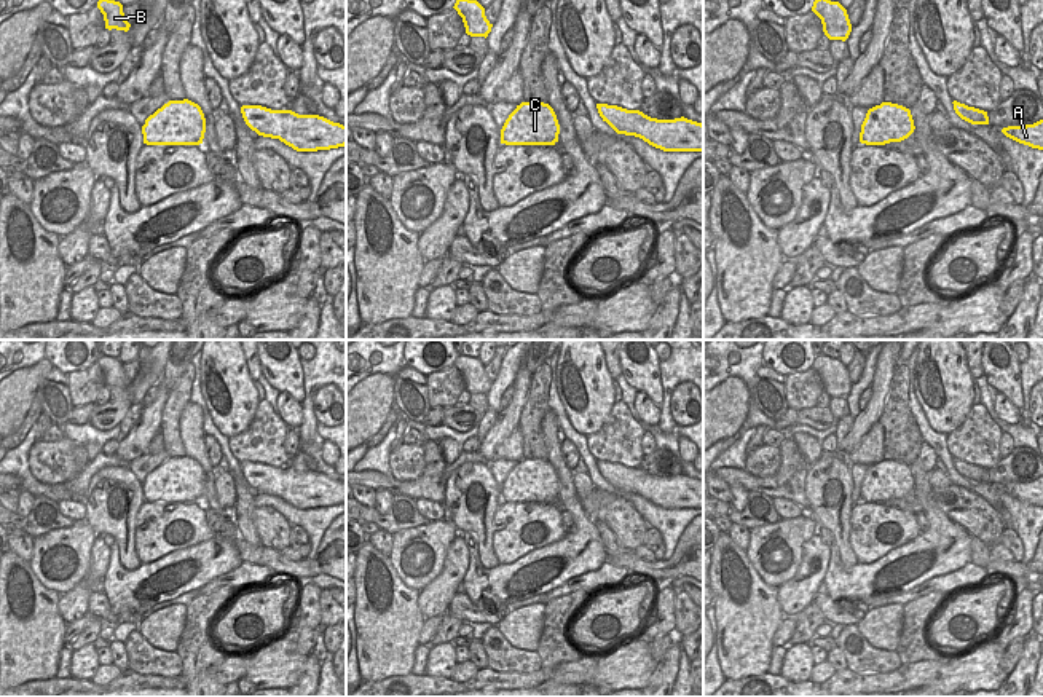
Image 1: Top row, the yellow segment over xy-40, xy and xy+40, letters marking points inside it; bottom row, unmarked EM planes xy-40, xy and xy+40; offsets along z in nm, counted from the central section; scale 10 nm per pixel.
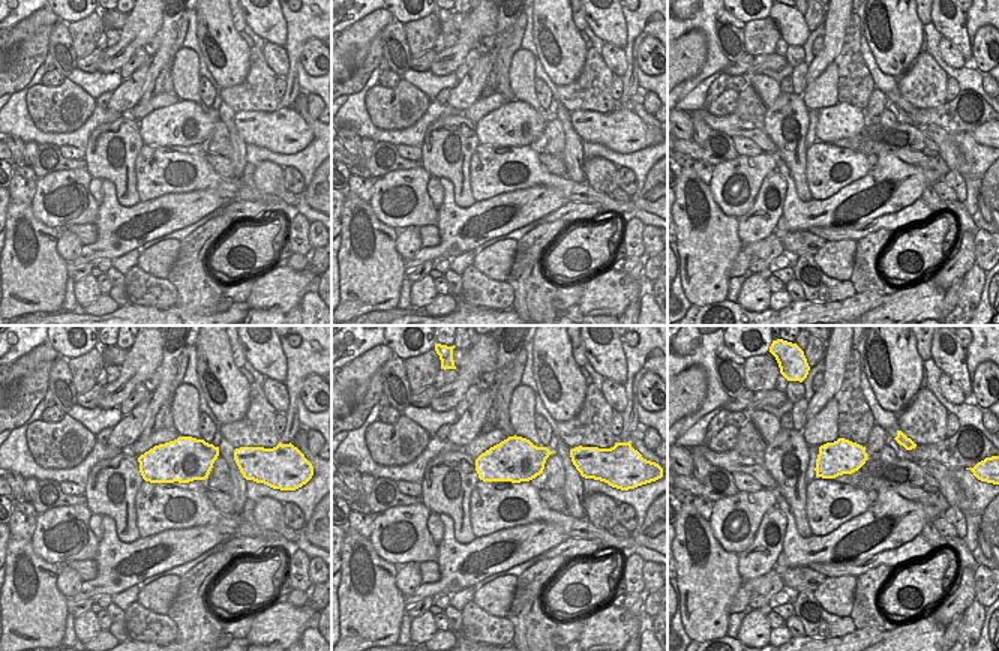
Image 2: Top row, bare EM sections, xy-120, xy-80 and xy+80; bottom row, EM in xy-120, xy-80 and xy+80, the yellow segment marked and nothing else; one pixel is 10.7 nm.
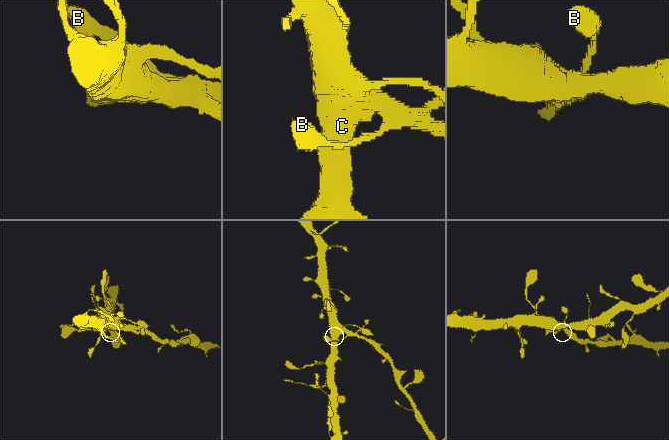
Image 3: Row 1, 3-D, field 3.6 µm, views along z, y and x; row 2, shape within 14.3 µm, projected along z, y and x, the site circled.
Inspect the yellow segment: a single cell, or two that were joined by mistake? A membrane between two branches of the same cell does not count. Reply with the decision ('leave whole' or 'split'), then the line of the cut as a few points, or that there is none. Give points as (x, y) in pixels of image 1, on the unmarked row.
leave whole; no cut

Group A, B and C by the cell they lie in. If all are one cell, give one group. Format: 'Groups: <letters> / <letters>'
Groups: A B C

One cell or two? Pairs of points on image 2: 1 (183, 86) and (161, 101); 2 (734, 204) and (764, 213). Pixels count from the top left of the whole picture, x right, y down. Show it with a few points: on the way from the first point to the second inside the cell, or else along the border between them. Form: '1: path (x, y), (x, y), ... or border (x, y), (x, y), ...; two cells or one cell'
1: border (174, 92), (180, 99); two cells
2: border (765, 177), (753, 204), (737, 218); two cells

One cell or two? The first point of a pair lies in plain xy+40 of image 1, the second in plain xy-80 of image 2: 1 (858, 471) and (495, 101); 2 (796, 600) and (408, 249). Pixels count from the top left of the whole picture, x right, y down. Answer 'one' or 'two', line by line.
1: one
2: one

